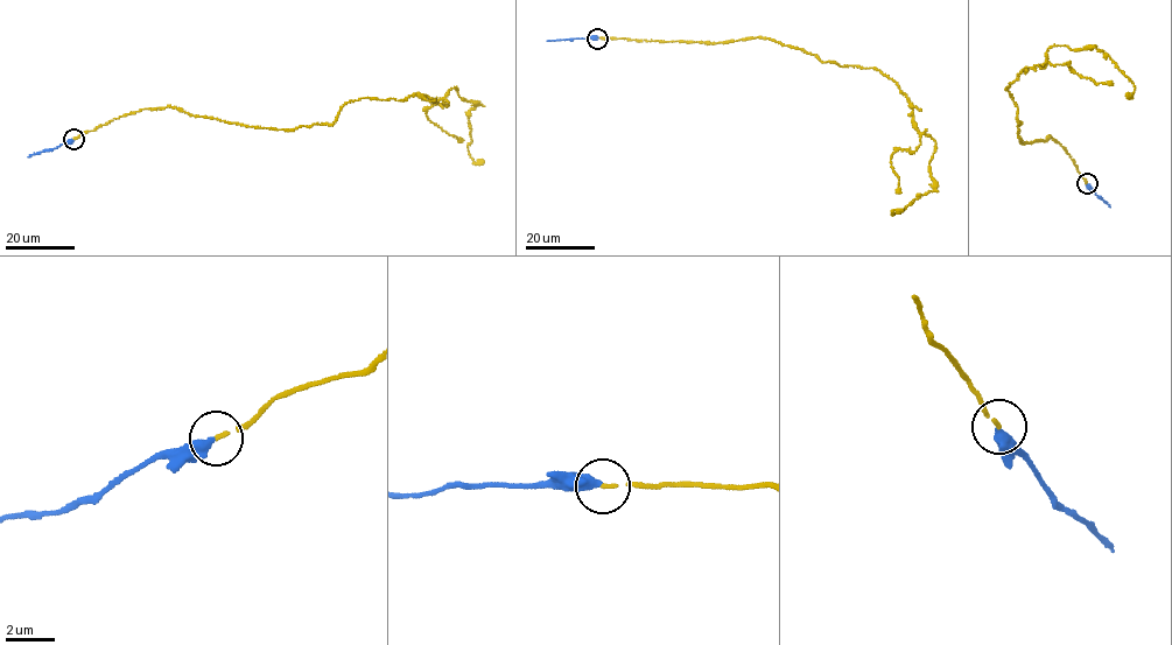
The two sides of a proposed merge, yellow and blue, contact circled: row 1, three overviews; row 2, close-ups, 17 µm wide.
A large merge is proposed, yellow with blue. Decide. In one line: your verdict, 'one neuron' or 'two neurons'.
one neuron

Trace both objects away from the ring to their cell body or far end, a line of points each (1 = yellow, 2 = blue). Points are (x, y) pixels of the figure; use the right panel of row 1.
1: (1087, 183), (1050, 135), (1019, 141), (1005, 89), (1059, 44), (1103, 51), (1135, 88), (1128, 93)
2: (1087, 183), (1109, 207)

